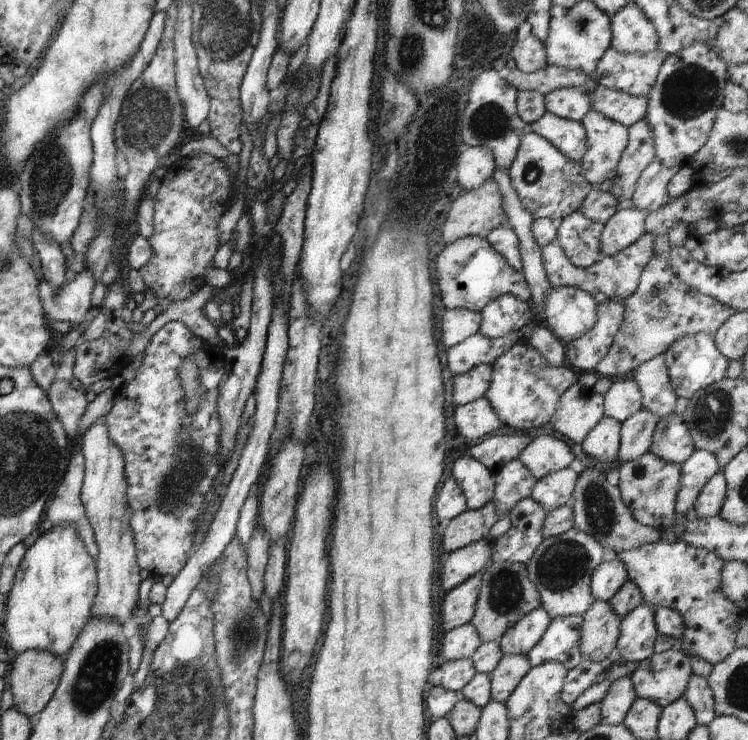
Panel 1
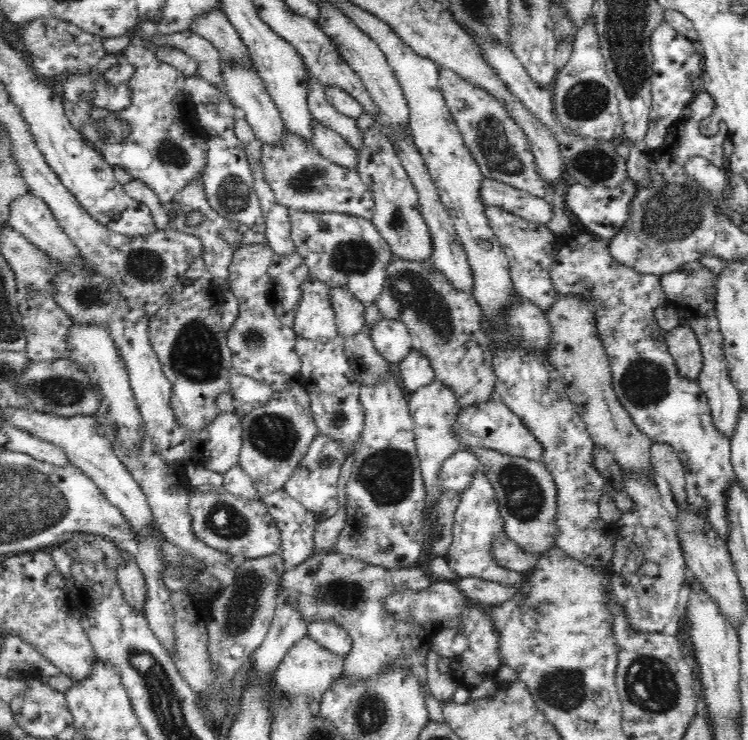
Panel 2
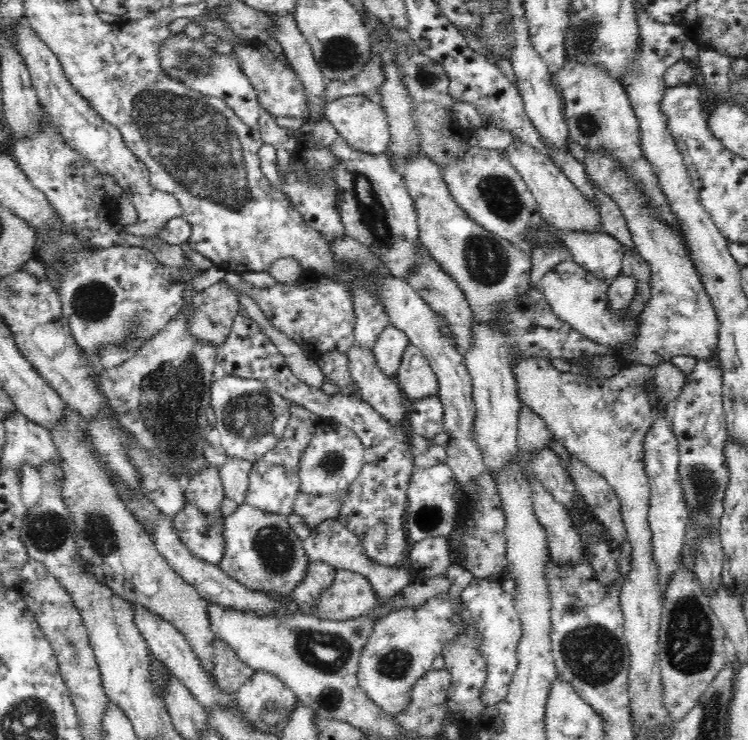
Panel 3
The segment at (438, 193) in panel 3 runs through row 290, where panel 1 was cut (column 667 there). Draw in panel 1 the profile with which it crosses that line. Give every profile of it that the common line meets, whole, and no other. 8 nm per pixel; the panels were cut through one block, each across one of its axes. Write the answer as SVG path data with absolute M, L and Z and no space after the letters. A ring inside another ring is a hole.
M648 452L636 460L624 463L619 470L619 483L624 504L630 509L632 516L641 524L655 529L672 527L676 511L675 504L680 488L681 465L663 461Z

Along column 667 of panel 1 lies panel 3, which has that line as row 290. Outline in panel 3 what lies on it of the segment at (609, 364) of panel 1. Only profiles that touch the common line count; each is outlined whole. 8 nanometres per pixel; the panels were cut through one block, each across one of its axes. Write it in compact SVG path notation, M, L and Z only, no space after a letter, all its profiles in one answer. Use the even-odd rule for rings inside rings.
M305 270L296 282L259 289L242 279L242 275L226 272L225 281L236 291L247 294L262 309L270 324L296 341L313 355L330 351L345 352L355 344L354 301L348 284L334 281L318 272Z

